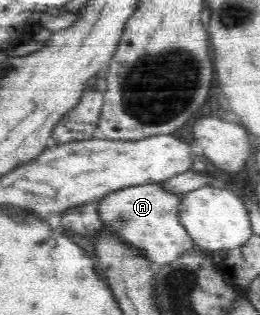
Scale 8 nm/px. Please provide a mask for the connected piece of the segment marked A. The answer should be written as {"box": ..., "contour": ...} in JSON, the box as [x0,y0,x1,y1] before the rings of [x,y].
{"box":[98,182,193,266],"contour":[[[158,182],[142,184],[138,186],[129,186],[122,190],[116,190],[107,194],[100,199],[98,212],[102,219],[103,225],[110,231],[114,231],[124,243],[140,250],[146,260],[150,261],[153,266],[170,264],[178,260],[187,250],[192,249],[193,238],[187,233],[184,225],[180,223],[178,217],[179,195],[172,193],[162,187]]]}

